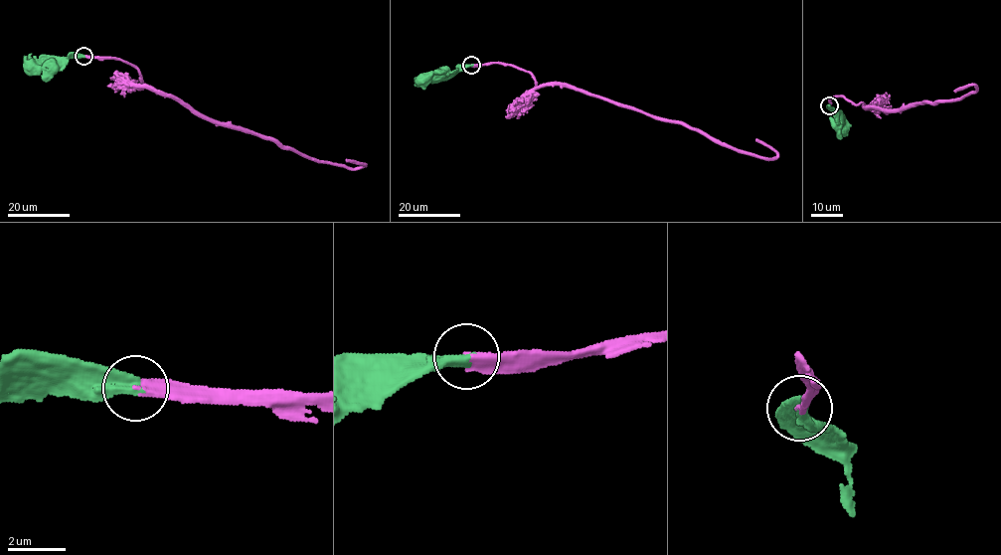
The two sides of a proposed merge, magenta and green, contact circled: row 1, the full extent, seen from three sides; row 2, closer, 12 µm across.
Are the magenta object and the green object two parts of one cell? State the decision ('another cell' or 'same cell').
same cell

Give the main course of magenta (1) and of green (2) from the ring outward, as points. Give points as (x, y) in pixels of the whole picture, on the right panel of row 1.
1: (829, 105), (831, 96), (841, 95), (892, 111), (924, 100), (954, 100), (976, 90), (971, 85), (953, 91)
2: (829, 105), (842, 122), (839, 126)

